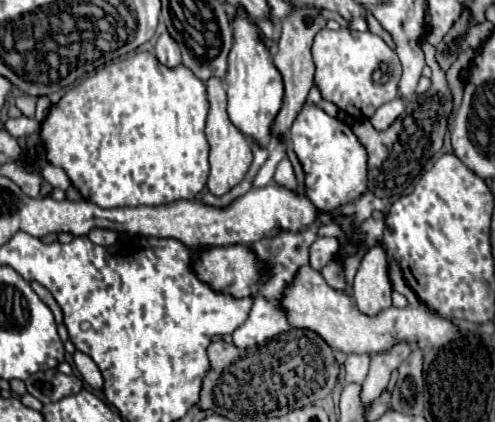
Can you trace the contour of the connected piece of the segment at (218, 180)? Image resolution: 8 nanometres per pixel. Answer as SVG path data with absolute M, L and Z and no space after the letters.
M208 78L206 80L206 94L208 94L208 102L210 102L210 112L206 118L206 138L210 144L208 190L212 194L224 194L244 178L244 174L252 162L252 152L250 152L248 138L230 122L230 118L226 114L226 90L222 86L222 80Z

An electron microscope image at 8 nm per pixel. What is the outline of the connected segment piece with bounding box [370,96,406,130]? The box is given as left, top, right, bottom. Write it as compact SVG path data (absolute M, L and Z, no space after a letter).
M398 96L398 98L394 98L392 102L380 106L380 108L374 112L374 116L370 118L372 126L376 126L376 130L386 130L386 128L404 112L404 104L406 104L404 98Z

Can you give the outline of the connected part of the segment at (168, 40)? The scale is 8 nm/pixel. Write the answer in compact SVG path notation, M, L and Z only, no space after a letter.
M164 32L160 34L156 46L154 46L154 54L160 62L164 62L166 66L178 66L180 64L180 50L178 50L178 44L174 42L174 38Z

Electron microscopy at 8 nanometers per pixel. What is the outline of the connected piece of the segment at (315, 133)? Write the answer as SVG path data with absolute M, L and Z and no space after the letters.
M306 104L290 128L290 140L306 174L306 198L320 212L336 210L348 202L354 202L368 190L368 154L350 126L328 116L318 106Z

